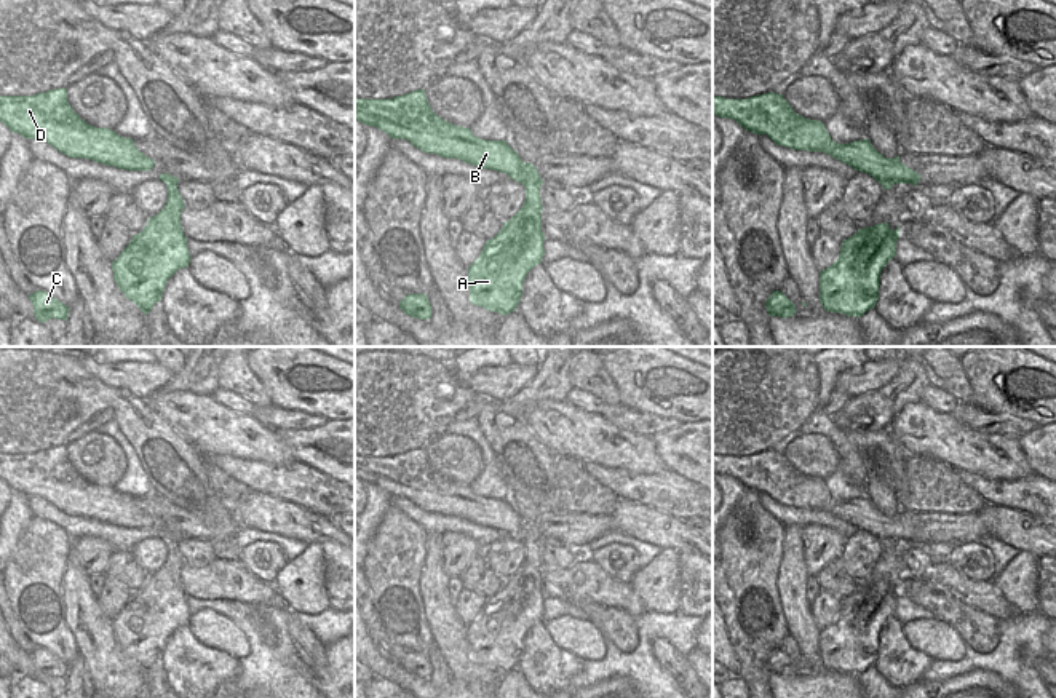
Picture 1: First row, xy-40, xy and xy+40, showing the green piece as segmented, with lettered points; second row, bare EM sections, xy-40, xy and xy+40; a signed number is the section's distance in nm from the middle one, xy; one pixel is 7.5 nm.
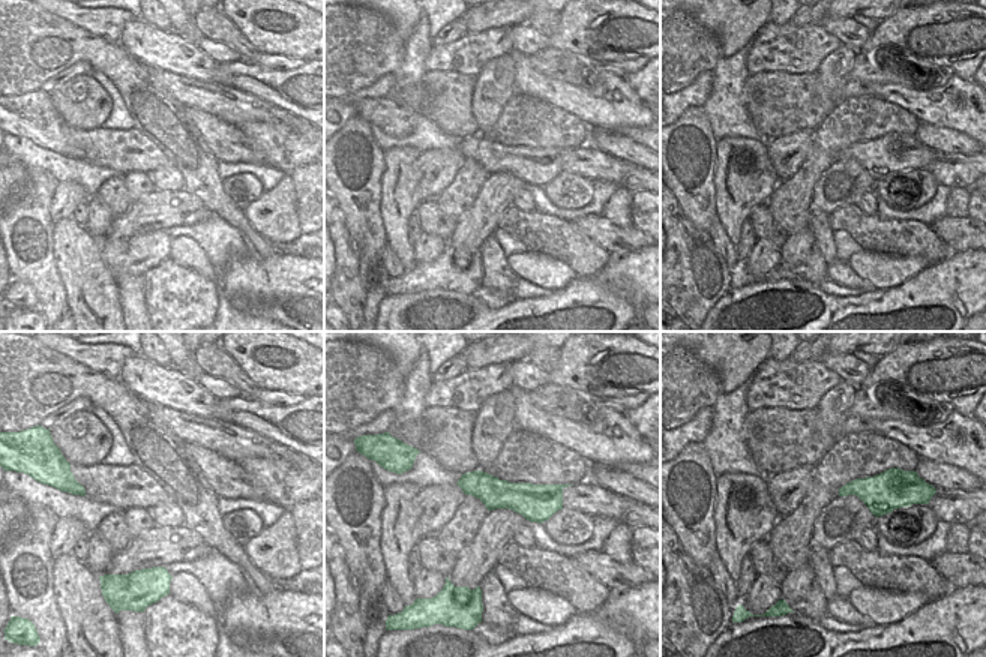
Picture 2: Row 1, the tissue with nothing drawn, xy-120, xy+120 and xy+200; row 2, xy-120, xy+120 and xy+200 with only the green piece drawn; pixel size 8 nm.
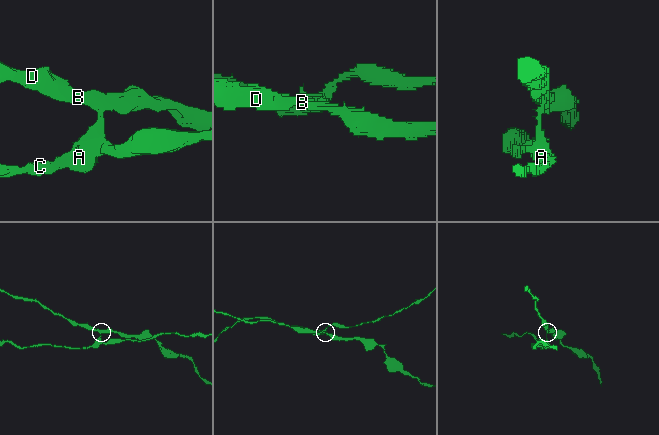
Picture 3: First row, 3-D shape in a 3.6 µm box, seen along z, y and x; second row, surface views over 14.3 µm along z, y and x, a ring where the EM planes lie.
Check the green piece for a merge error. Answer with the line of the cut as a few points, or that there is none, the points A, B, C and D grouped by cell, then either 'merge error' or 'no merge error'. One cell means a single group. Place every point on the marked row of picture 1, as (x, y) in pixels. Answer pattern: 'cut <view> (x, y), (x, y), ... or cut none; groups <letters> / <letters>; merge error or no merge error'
cut xy (540, 182), (526, 181), (523, 184); groups A C / B D; merge error

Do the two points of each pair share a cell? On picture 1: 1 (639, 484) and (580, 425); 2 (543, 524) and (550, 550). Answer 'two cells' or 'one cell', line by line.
1: two cells
2: two cells

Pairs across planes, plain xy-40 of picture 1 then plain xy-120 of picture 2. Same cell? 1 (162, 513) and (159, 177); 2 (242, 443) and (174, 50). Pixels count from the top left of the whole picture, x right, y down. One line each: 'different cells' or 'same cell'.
1: different cells
2: same cell

